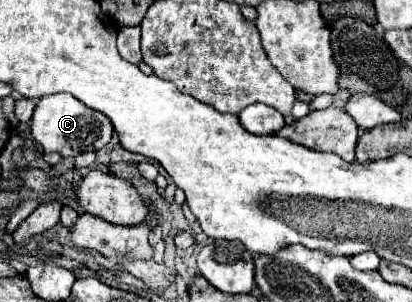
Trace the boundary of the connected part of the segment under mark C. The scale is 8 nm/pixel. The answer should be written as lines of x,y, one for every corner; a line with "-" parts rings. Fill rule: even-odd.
56,93
56,95
46,95
38,101
34,115
30,119
30,131
34,141
42,145
44,153
60,153
66,159
82,151
98,151
100,147
108,145
114,127
104,113
86,107
68,93

